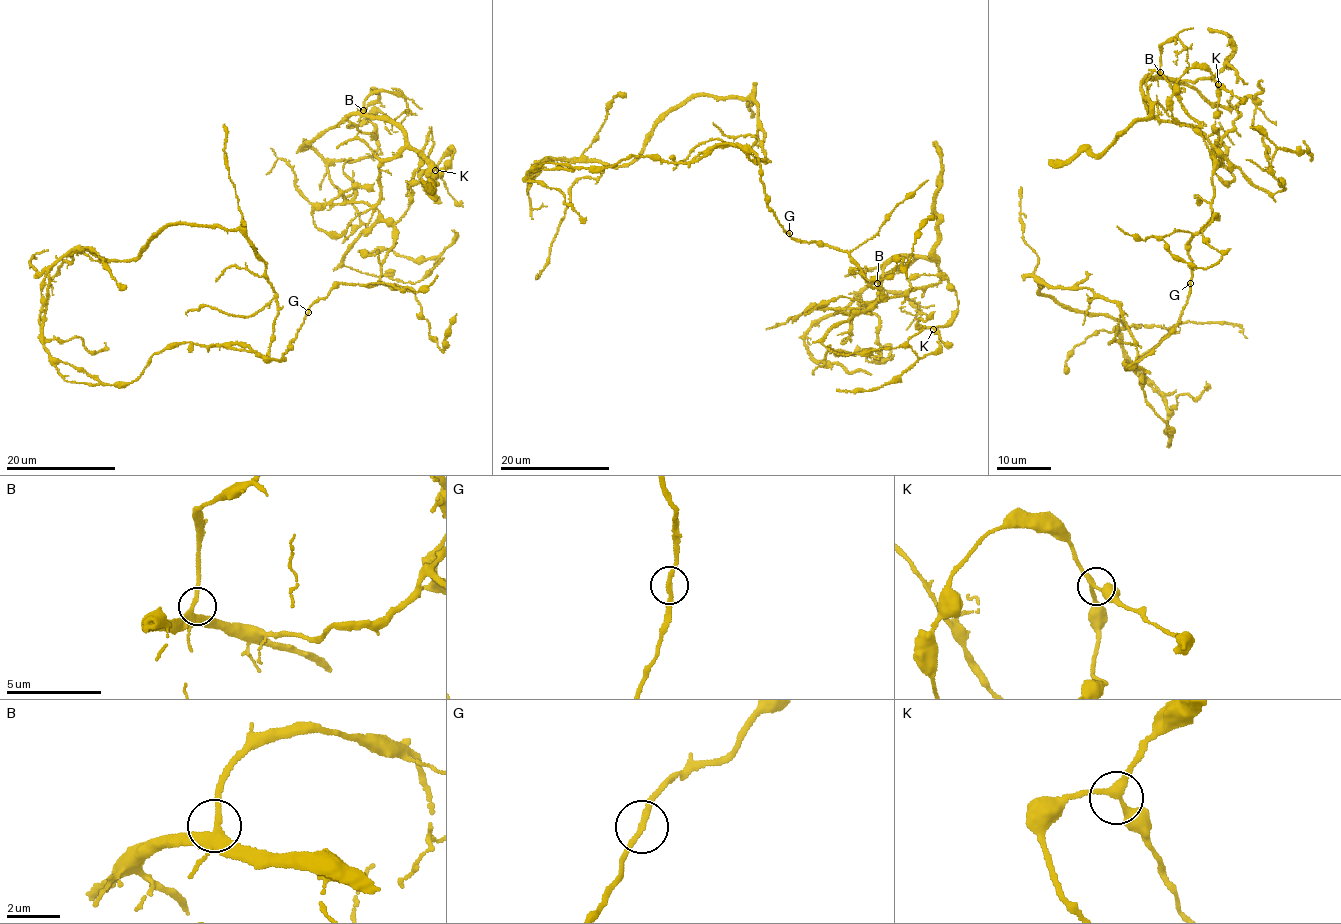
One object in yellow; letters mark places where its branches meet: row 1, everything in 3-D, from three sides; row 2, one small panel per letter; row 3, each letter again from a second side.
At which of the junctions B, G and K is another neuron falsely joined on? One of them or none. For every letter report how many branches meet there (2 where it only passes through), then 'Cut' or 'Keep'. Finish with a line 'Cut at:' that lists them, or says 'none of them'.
B: Branches: 3. Keep
G: Branches: 2. Keep
K: Branches: 3. Keep
Cut at: none of them

